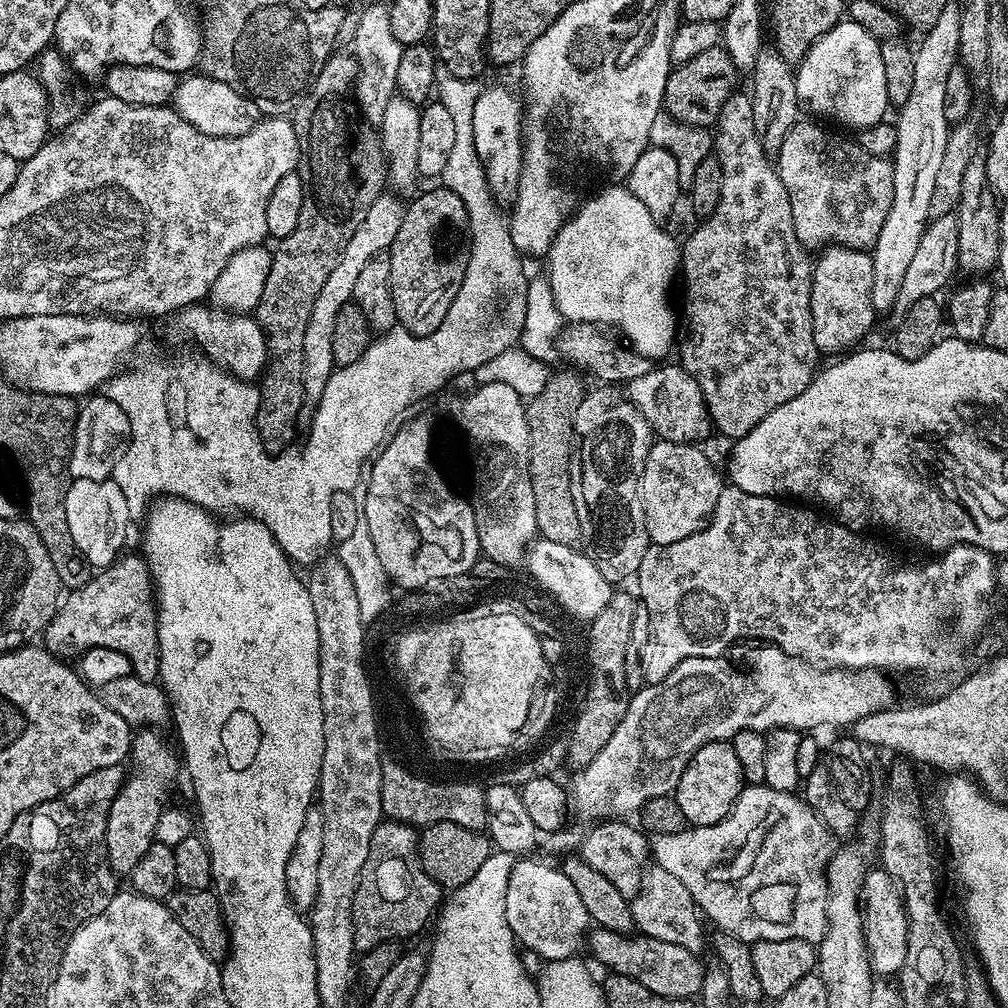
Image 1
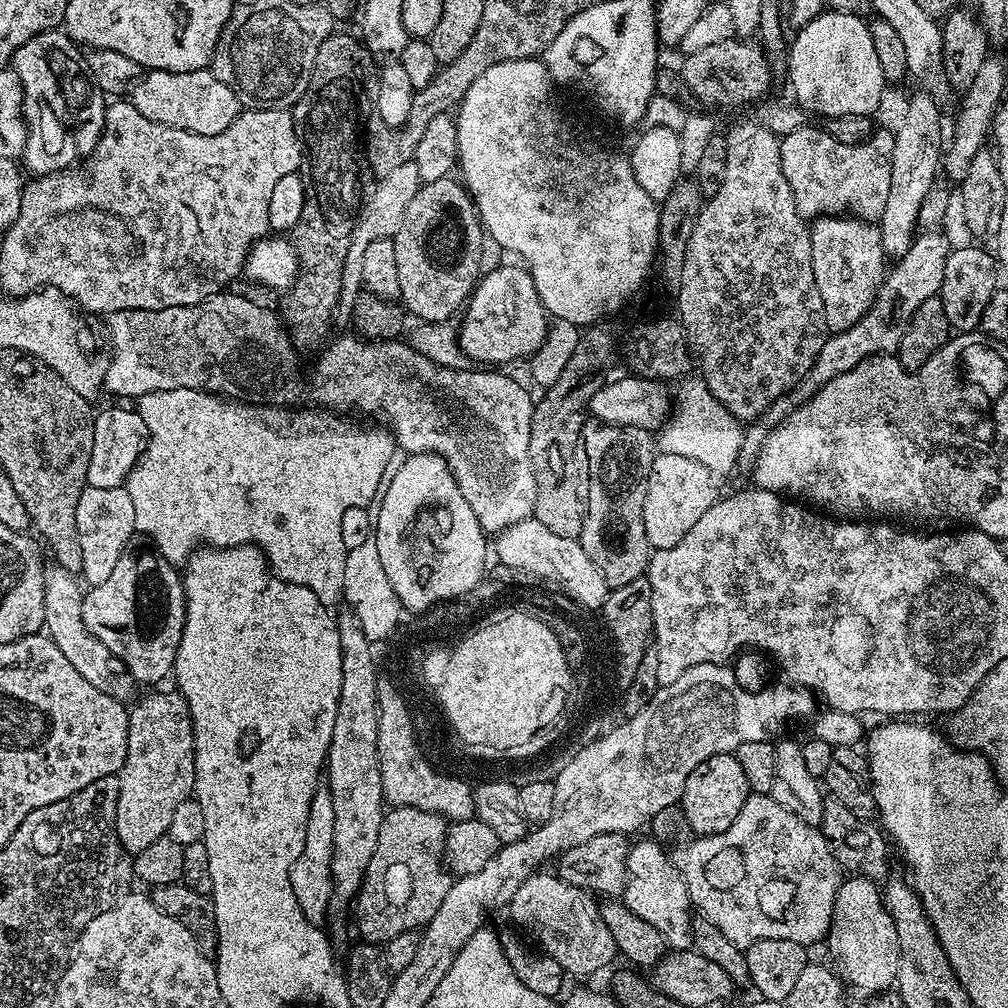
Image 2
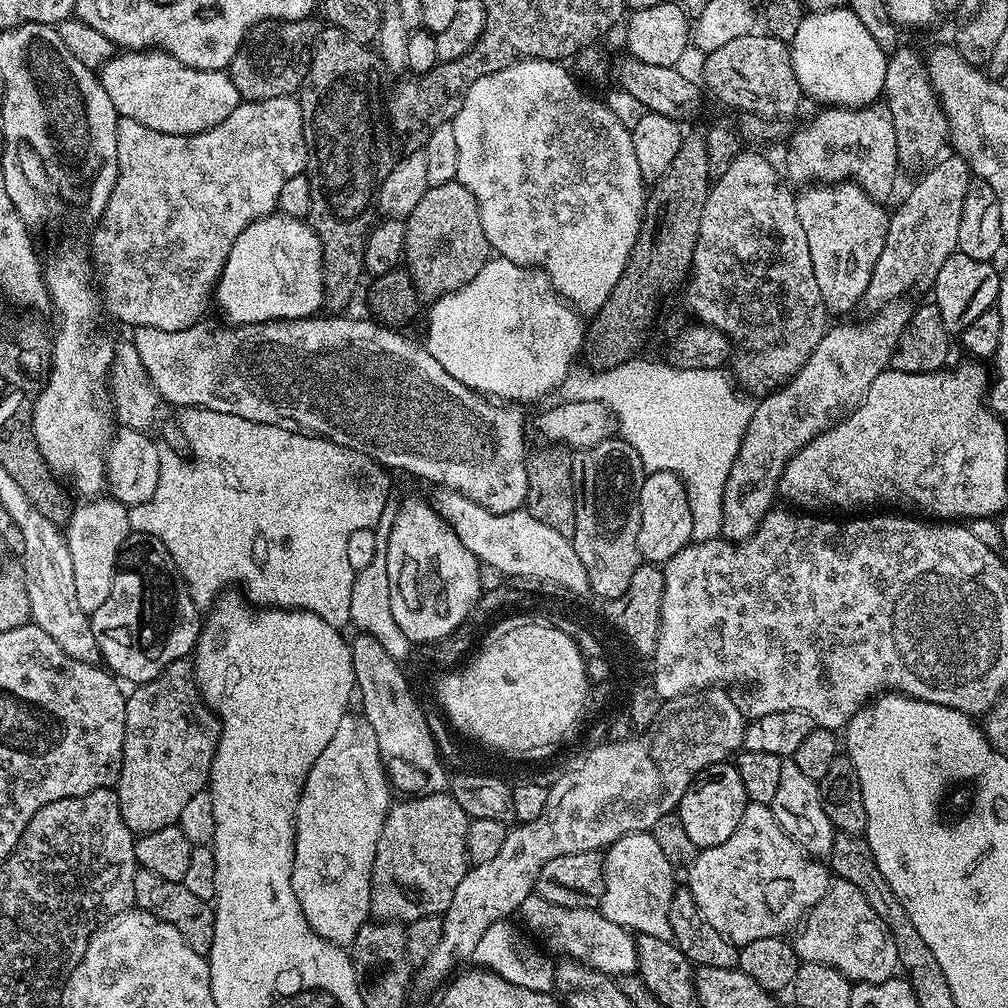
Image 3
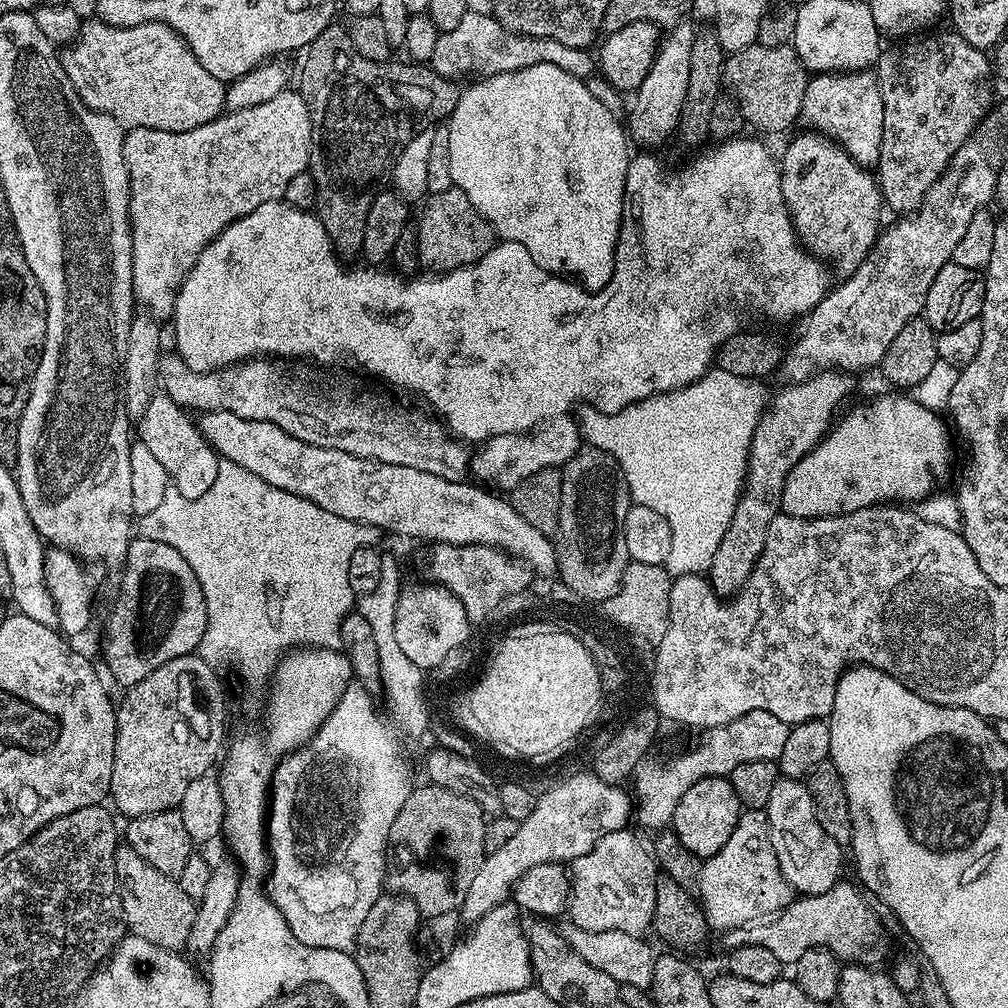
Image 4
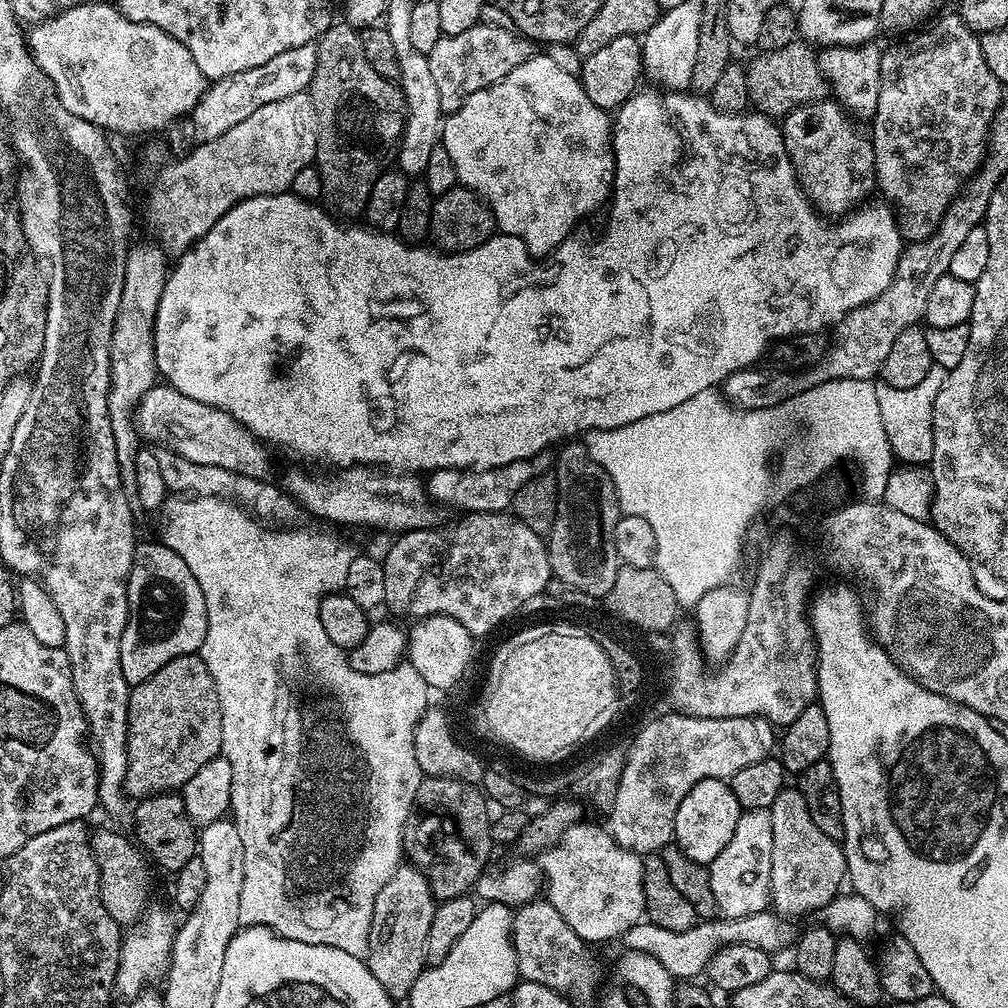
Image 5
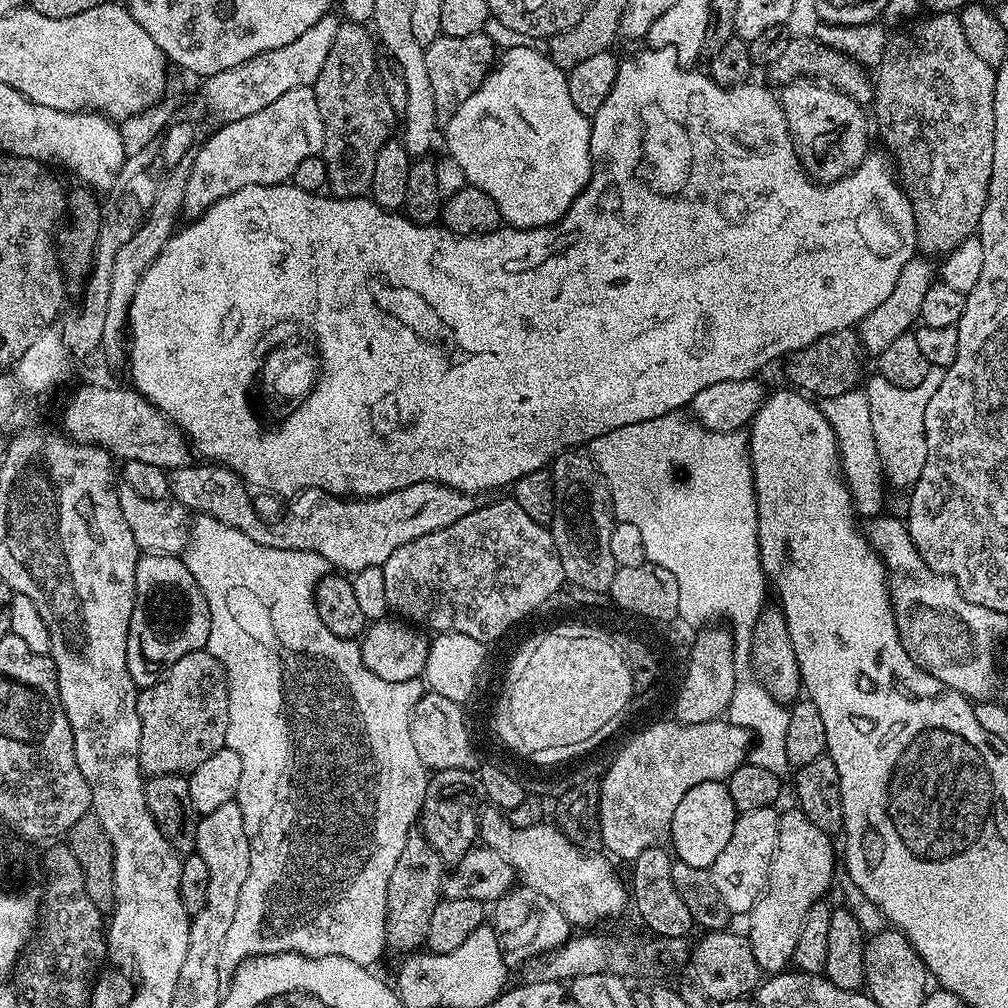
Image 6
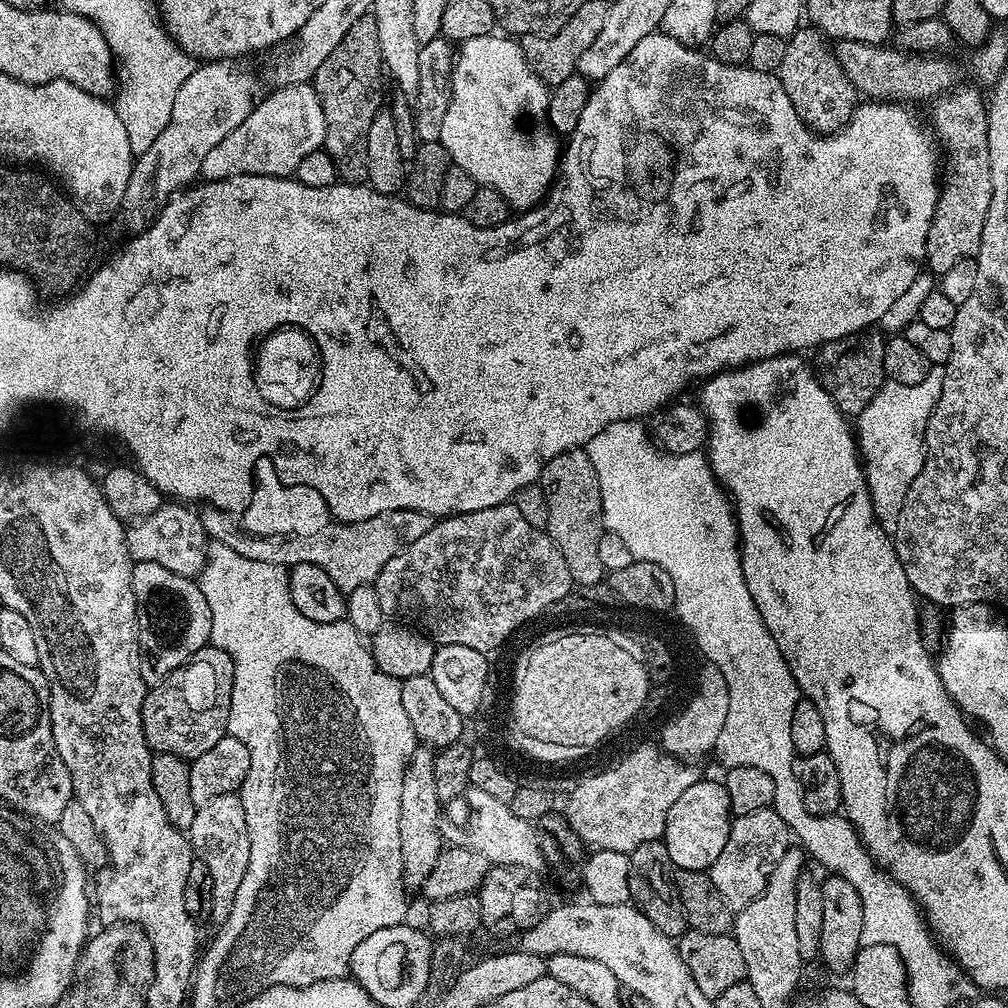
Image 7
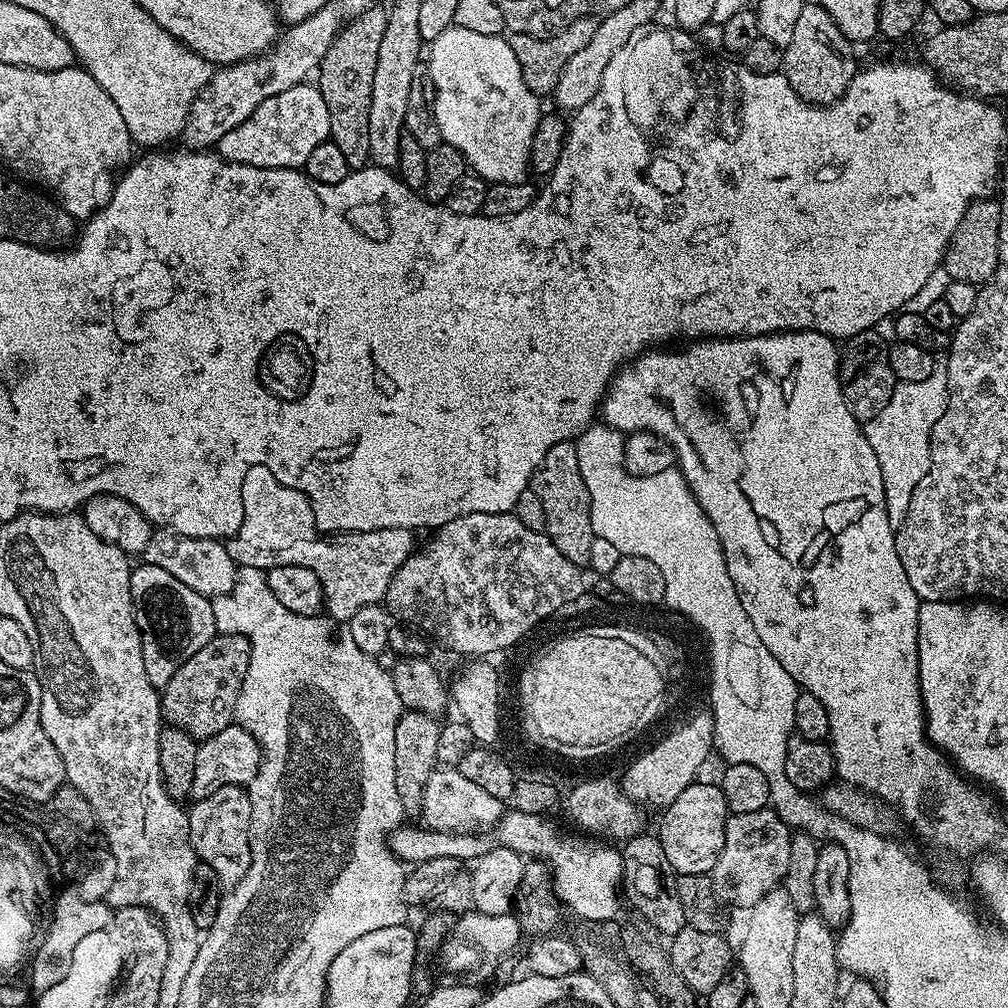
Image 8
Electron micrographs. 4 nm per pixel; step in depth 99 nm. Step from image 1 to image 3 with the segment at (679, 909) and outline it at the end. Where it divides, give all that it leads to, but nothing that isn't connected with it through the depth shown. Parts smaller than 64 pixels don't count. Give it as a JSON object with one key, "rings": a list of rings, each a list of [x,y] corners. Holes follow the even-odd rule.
{"rings":[[[651,831],[635,832],[618,838],[603,853],[604,893],[598,910],[615,924],[641,936],[672,940],[670,930],[670,898],[676,893],[678,881],[674,865],[662,854],[662,846],[654,842]]]}

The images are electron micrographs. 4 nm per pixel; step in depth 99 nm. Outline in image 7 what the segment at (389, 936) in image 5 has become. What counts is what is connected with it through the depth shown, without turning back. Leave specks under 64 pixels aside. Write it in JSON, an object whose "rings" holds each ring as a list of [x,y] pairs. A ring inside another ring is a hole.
{"rings":[[[428,746],[417,747],[406,766],[406,774],[402,774],[402,803],[398,809],[398,834],[402,838],[402,874],[405,889],[423,889],[426,878],[430,878],[430,870],[434,870],[434,862],[438,862],[442,851],[440,826],[440,800],[442,790],[434,778],[436,757]]]}

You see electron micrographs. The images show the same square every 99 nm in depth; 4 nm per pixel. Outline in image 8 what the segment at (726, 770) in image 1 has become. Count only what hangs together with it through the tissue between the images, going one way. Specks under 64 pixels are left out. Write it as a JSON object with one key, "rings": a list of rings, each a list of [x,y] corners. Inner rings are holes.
{"rings":[[[693,782],[663,809],[658,835],[662,842],[662,850],[666,850],[666,862],[670,862],[673,873],[709,875],[713,866],[718,862],[718,854],[722,854],[722,842],[726,842],[726,822],[729,818],[726,798],[722,794],[719,783],[700,784]]]}

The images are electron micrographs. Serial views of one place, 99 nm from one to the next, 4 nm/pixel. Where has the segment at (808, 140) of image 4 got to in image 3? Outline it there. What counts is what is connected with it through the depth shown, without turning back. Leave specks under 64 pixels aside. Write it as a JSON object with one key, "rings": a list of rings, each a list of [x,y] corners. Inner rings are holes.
{"rings":[[[816,182],[797,195],[798,222],[802,222],[806,233],[810,262],[814,262],[814,278],[818,278],[818,290],[822,290],[822,302],[829,313],[848,312],[863,301],[874,266],[886,246],[890,212],[884,207],[865,188],[851,182]]]}

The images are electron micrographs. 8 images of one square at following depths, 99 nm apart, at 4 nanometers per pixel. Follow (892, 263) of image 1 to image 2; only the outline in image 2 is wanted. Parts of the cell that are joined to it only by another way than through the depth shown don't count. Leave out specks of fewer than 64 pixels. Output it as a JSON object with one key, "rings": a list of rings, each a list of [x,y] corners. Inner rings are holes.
{"rings":[[[920,92],[908,104],[900,125],[894,128],[896,141],[890,166],[890,194],[886,201],[886,210],[882,210],[882,218],[878,221],[882,250],[885,257],[899,258],[910,250],[920,224],[922,202],[926,202],[926,194],[937,183],[936,172],[942,168],[942,140],[940,144],[940,108],[936,100],[926,93]]]}

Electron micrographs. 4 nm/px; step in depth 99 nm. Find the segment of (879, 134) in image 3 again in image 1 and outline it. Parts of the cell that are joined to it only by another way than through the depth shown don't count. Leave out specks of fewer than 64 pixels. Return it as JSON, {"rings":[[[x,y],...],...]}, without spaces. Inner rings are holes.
{"rings":[[[797,122],[786,134],[774,163],[782,178],[782,186],[786,186],[786,198],[790,198],[794,234],[798,234],[798,242],[803,248],[823,250],[829,246],[843,246],[871,249],[882,230],[882,222],[886,222],[886,214],[890,214],[890,202],[894,199],[891,159],[870,154],[851,139],[839,140],[816,124]]]}

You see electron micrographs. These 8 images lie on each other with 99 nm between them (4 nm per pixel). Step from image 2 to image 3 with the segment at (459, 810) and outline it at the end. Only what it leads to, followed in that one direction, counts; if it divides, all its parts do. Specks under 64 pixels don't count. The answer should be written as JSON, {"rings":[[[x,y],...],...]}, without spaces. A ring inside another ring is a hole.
{"rings":[[[357,631],[354,636],[356,637],[351,637],[350,647],[358,689],[358,704],[360,700],[361,706],[364,707],[362,715],[376,735],[380,761],[384,763],[384,772],[388,776],[389,785],[397,793],[399,793],[398,791],[404,792],[400,794],[408,798],[429,796],[435,792],[445,791],[450,784],[449,773],[444,773],[444,768],[440,765],[440,752],[436,749],[436,740],[432,737],[432,728],[428,725],[428,720],[424,717],[424,712],[420,709],[420,704],[416,701],[416,696],[412,693],[412,688],[408,685],[403,670],[400,669],[402,667],[401,661],[387,653],[382,643],[370,634]]]}

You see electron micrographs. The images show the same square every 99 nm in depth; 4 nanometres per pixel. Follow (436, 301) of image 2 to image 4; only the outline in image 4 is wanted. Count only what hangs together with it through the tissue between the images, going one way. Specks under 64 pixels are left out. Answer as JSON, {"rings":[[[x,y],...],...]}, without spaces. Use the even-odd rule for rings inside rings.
{"rings":[[[455,186],[450,190],[431,193],[424,206],[420,224],[415,225],[415,230],[420,262],[429,273],[443,274],[465,268],[468,264],[477,264],[497,243],[498,237],[486,218],[474,210],[470,198],[466,198],[466,194]]]}

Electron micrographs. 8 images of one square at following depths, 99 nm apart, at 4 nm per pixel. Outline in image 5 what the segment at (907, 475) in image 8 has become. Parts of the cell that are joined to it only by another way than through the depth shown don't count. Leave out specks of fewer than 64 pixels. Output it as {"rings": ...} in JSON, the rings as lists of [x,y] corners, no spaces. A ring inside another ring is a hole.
{"rings":[[[936,374],[918,382],[918,386],[909,388],[890,386],[884,381],[876,384],[876,395],[884,430],[888,434],[895,459],[901,465],[924,466],[931,461],[934,450],[934,434],[932,433],[934,398],[938,398],[938,390],[942,390],[943,385],[943,379]]]}

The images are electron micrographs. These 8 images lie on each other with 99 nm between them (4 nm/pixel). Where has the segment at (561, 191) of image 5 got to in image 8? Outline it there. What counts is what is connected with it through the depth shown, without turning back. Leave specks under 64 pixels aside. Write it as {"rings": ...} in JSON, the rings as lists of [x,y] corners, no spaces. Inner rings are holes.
{"rings":[[[453,26],[442,30],[438,38],[431,40],[429,48],[432,49],[426,52],[426,76],[434,93],[431,97],[432,113],[441,141],[462,153],[465,165],[488,184],[525,183],[530,176],[528,155],[542,115],[542,100],[526,86],[518,60],[514,58],[514,50],[510,50],[507,39],[503,35],[477,34]]]}

